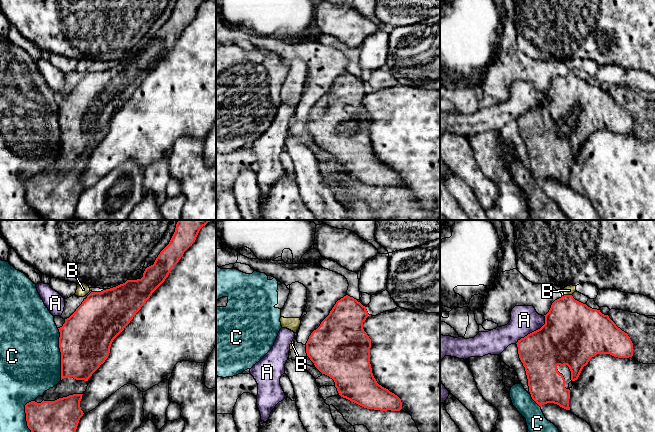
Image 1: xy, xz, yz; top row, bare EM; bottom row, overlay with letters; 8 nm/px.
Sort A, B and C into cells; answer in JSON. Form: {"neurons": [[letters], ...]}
{"neurons": [["A"], ["B"], ["C"]]}

